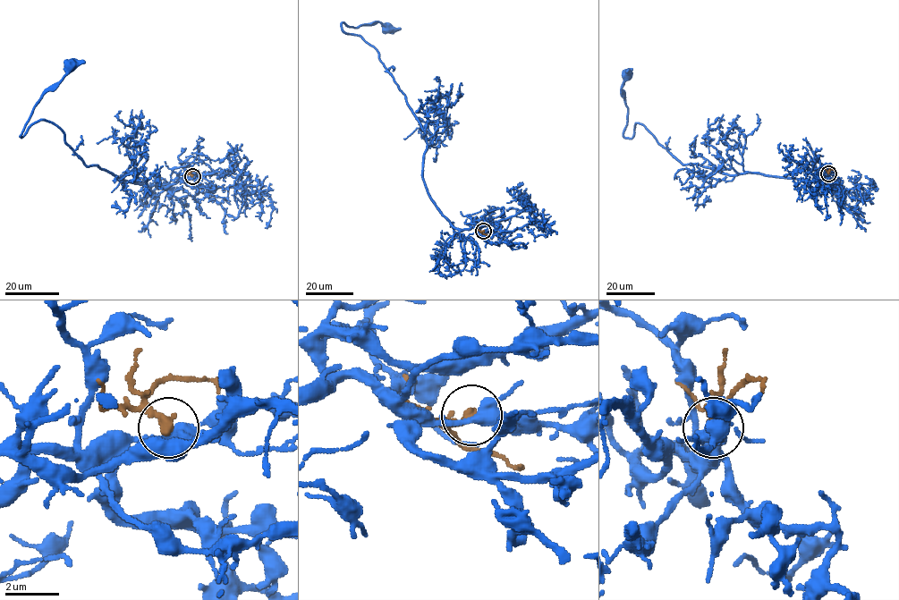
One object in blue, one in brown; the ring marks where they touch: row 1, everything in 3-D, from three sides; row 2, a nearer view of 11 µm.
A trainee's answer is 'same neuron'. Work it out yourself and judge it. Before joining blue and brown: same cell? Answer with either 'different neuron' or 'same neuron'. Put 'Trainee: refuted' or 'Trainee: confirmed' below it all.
different neuron
Trainee: refuted

